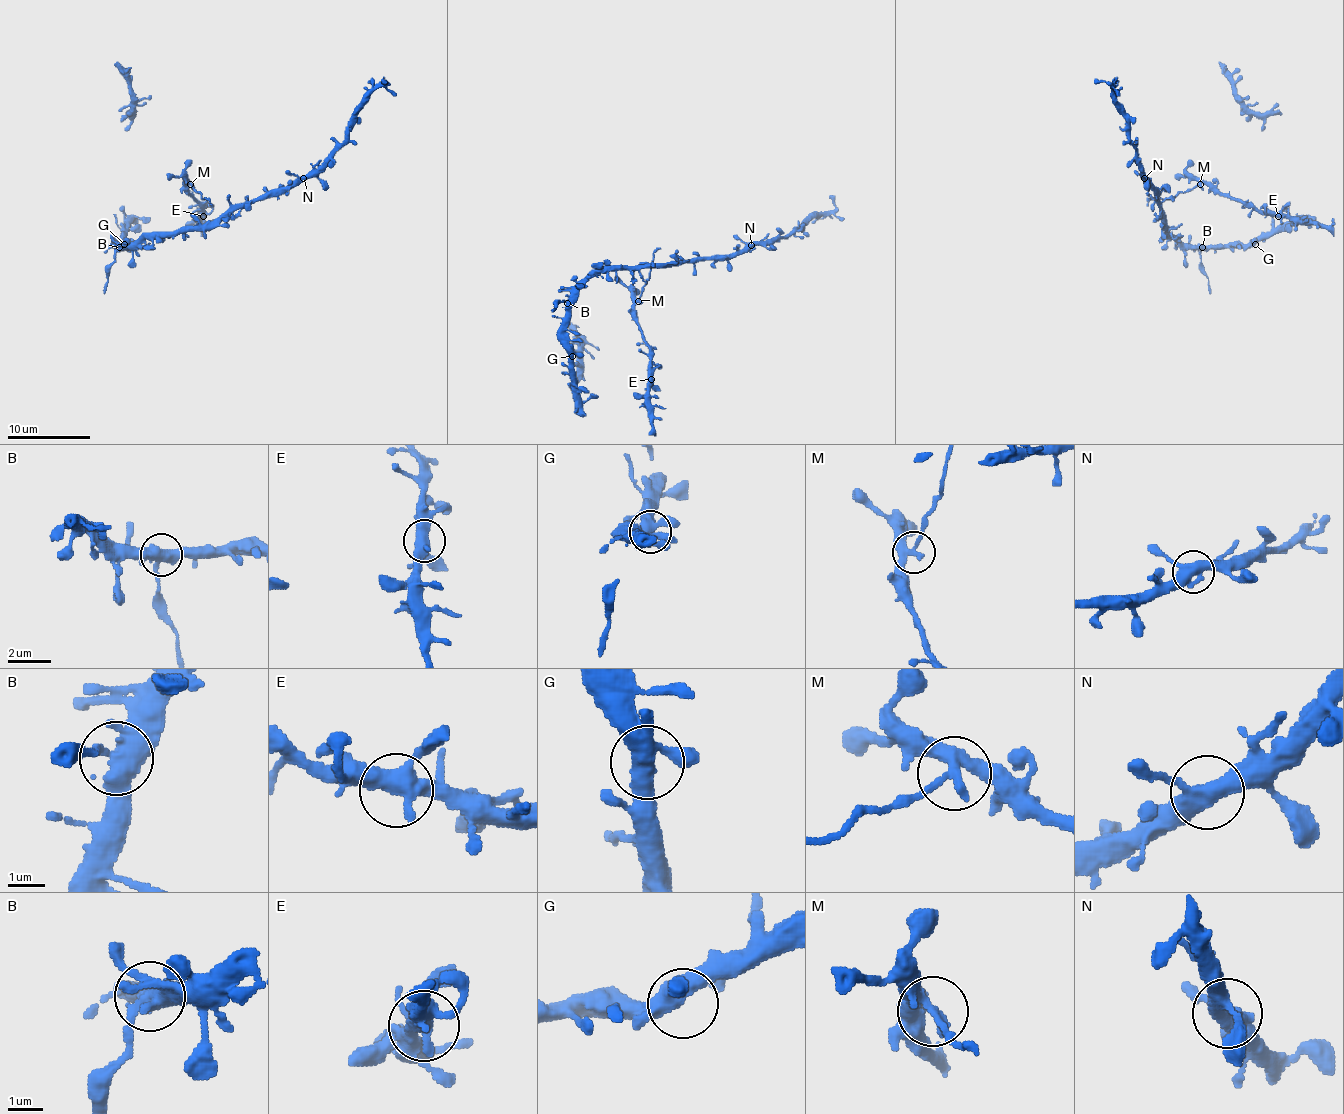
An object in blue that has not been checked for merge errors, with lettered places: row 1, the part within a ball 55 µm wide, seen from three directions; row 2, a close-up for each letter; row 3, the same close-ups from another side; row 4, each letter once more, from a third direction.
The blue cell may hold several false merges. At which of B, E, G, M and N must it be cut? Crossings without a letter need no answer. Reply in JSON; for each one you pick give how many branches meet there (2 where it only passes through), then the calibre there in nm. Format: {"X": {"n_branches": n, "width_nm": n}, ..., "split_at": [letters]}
{"B": {"n_branches": 3, "width_nm": 460}, "M": {"n_branches": 3, "width_nm": 300}, "split_at": ["B", "M"]}

